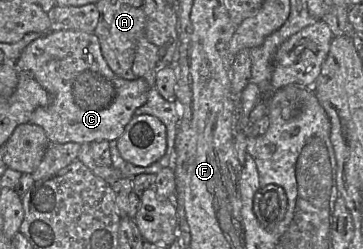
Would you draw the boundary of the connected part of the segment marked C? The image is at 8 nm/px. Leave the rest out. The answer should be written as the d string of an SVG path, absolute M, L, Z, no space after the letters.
M57 31L49 32L47 35L40 37L31 42L20 54L16 60L18 72L27 72L31 74L35 80L48 92L51 98L49 105L37 108L30 117L28 123L32 123L42 127L46 133L47 138L51 143L68 143L75 142L78 144L94 143L102 140L115 141L123 134L126 125L134 116L135 111L147 101L148 91L151 88L144 79L126 80L118 77L108 66L105 58L102 55L101 46L98 38L93 33L75 32L75 31Z

